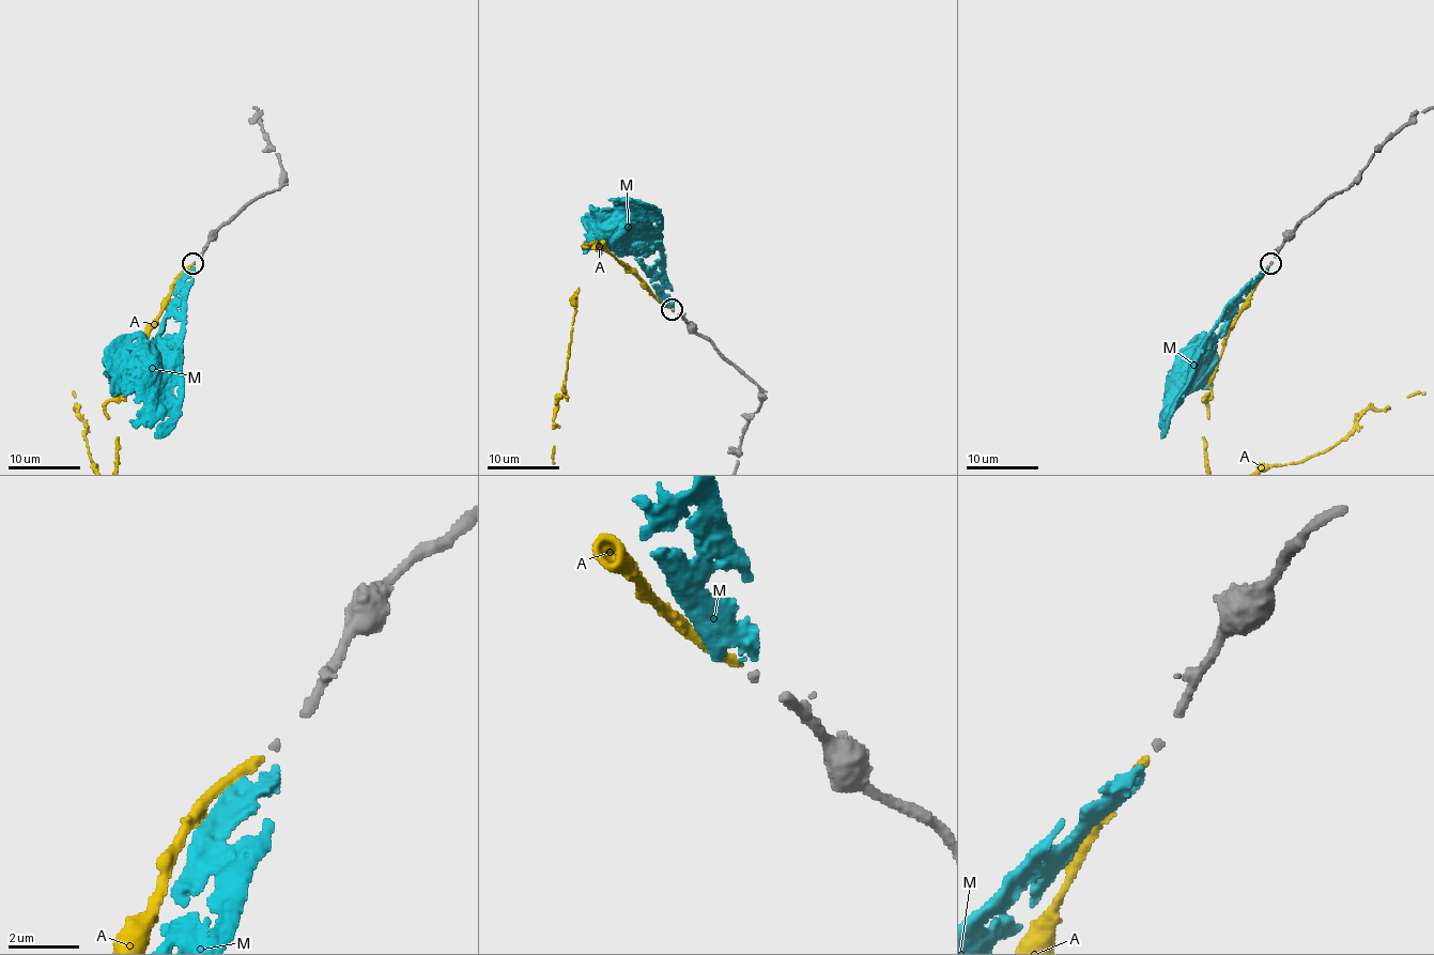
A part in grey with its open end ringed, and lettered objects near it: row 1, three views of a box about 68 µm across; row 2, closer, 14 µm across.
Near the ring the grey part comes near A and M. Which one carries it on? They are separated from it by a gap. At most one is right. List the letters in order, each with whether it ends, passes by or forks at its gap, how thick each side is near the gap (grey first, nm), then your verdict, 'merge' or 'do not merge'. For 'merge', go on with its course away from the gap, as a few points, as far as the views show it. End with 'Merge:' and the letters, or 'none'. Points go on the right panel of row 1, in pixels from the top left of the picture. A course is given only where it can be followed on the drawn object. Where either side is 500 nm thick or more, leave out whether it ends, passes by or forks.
A: it ends; calibres 130 and 240 nm; merge
M: it ends; calibres 130 and 360 nm; do not merge
Merge: A

